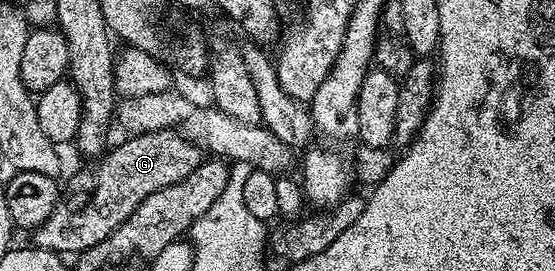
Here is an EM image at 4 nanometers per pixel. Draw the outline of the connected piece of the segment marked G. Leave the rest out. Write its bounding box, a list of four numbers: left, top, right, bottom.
[33,128,204,254]

